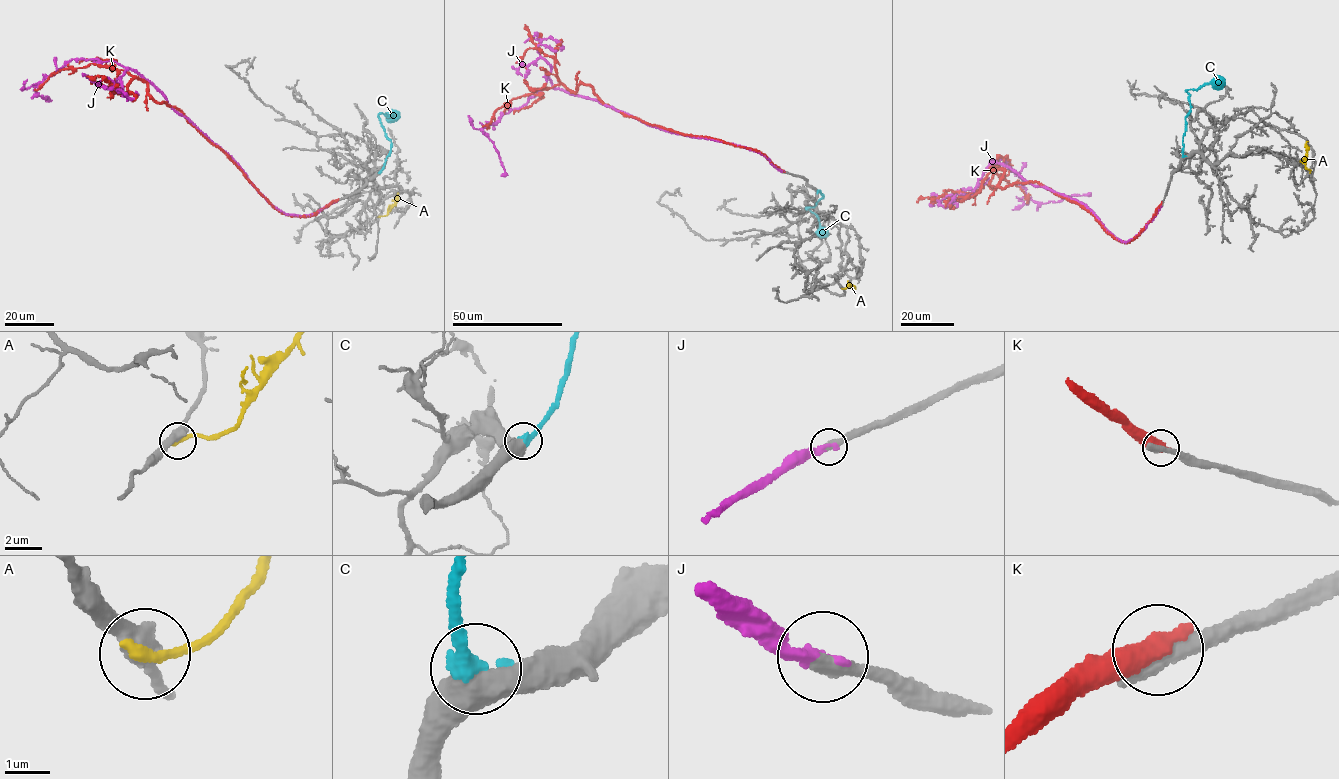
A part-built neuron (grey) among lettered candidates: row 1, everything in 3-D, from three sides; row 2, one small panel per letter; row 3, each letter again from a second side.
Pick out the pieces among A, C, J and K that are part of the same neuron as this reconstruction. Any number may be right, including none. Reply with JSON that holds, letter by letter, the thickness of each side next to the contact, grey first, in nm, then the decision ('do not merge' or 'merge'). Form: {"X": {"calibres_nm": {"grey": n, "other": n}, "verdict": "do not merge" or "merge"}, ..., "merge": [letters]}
{"A": {"calibres_nm": {"grey": 440, "other": 280}, "verdict": "do not merge"}, "C": {"calibres_nm": {"grey": 550, "other": 400}, "verdict": "do not merge"}, "J": {"calibres_nm": {"grey": 380, "other": 260}, "verdict": "merge"}, "K": {"calibres_nm": {"grey": 440, "other": 550}, "verdict": "do not merge"}, "merge": ["J"]}

